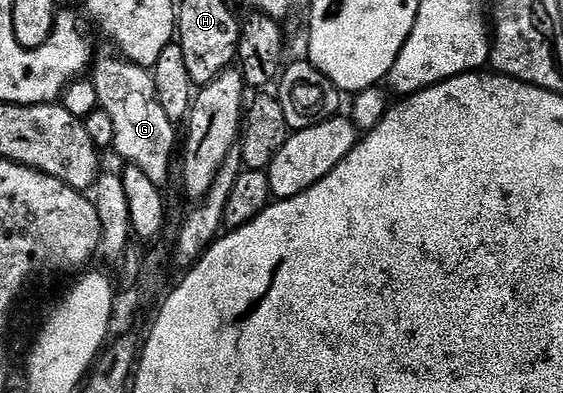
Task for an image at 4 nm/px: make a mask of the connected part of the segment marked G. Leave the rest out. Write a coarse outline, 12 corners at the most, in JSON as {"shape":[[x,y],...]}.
{"shape":[[101,56],[92,79],[113,151],[167,187],[177,129],[153,73]]}

